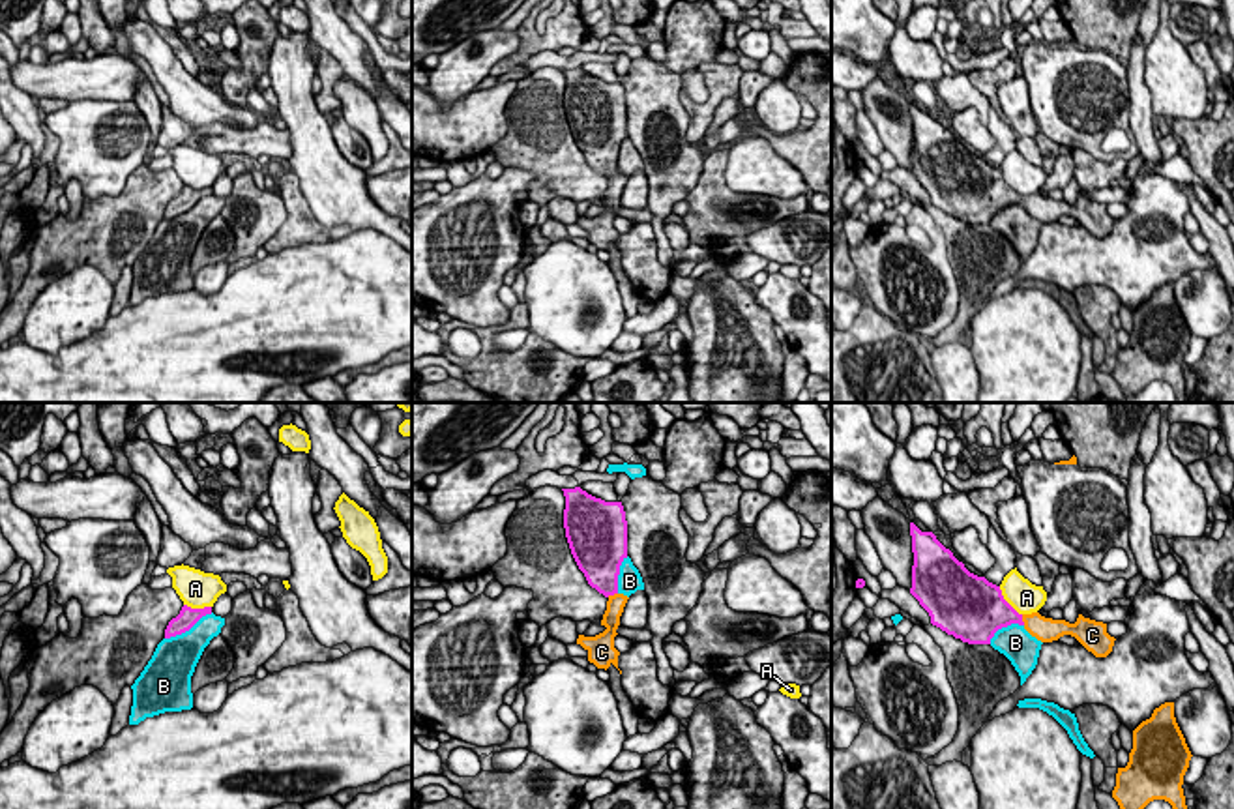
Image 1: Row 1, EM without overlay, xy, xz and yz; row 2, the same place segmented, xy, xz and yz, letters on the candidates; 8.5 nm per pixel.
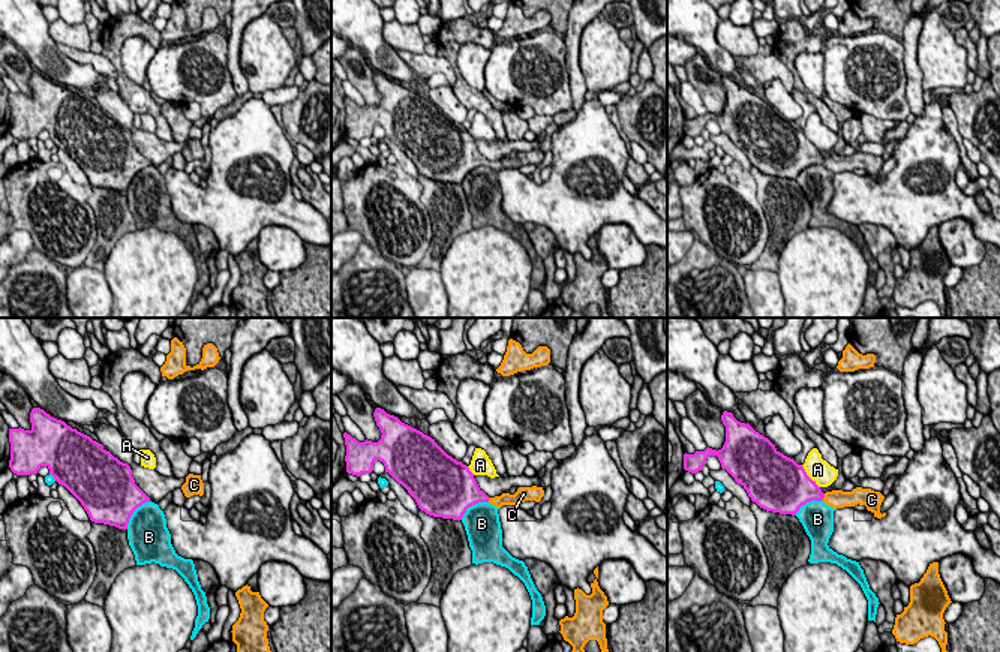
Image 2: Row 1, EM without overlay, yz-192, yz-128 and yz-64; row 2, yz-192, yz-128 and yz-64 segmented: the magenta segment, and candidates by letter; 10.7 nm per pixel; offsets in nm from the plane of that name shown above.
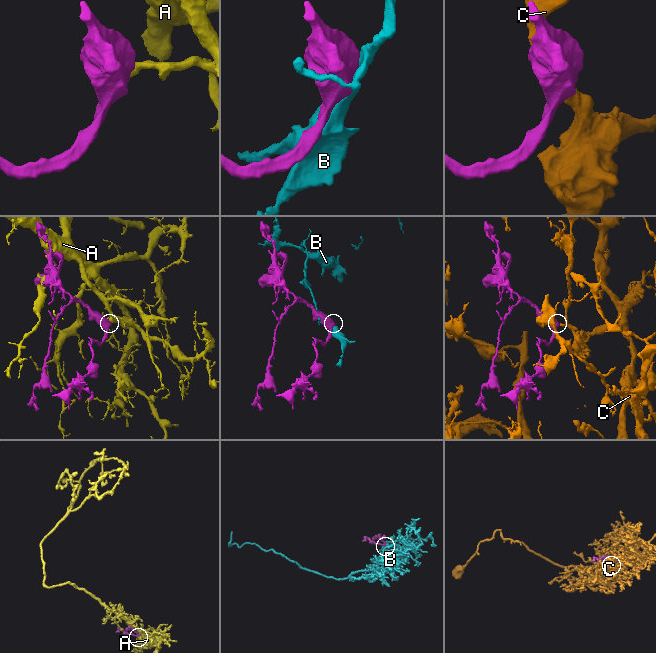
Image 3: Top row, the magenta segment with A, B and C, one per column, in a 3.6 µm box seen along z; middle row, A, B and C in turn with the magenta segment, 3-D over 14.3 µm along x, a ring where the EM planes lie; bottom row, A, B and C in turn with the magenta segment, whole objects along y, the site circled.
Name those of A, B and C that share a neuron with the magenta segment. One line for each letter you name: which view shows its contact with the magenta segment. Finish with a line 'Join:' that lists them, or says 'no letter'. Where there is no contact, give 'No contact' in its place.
C: Touches magenta in yz
Join: C

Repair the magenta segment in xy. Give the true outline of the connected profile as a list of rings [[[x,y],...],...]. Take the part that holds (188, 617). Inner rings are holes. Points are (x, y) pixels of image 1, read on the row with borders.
[[[184,605],[180,614],[169,622],[165,629],[165,639],[189,631],[206,614],[212,614],[212,607],[191,609]]]

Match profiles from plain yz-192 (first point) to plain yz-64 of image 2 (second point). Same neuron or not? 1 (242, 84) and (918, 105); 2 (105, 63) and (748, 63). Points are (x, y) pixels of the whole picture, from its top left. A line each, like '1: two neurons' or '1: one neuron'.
1: one neuron
2: one neuron

